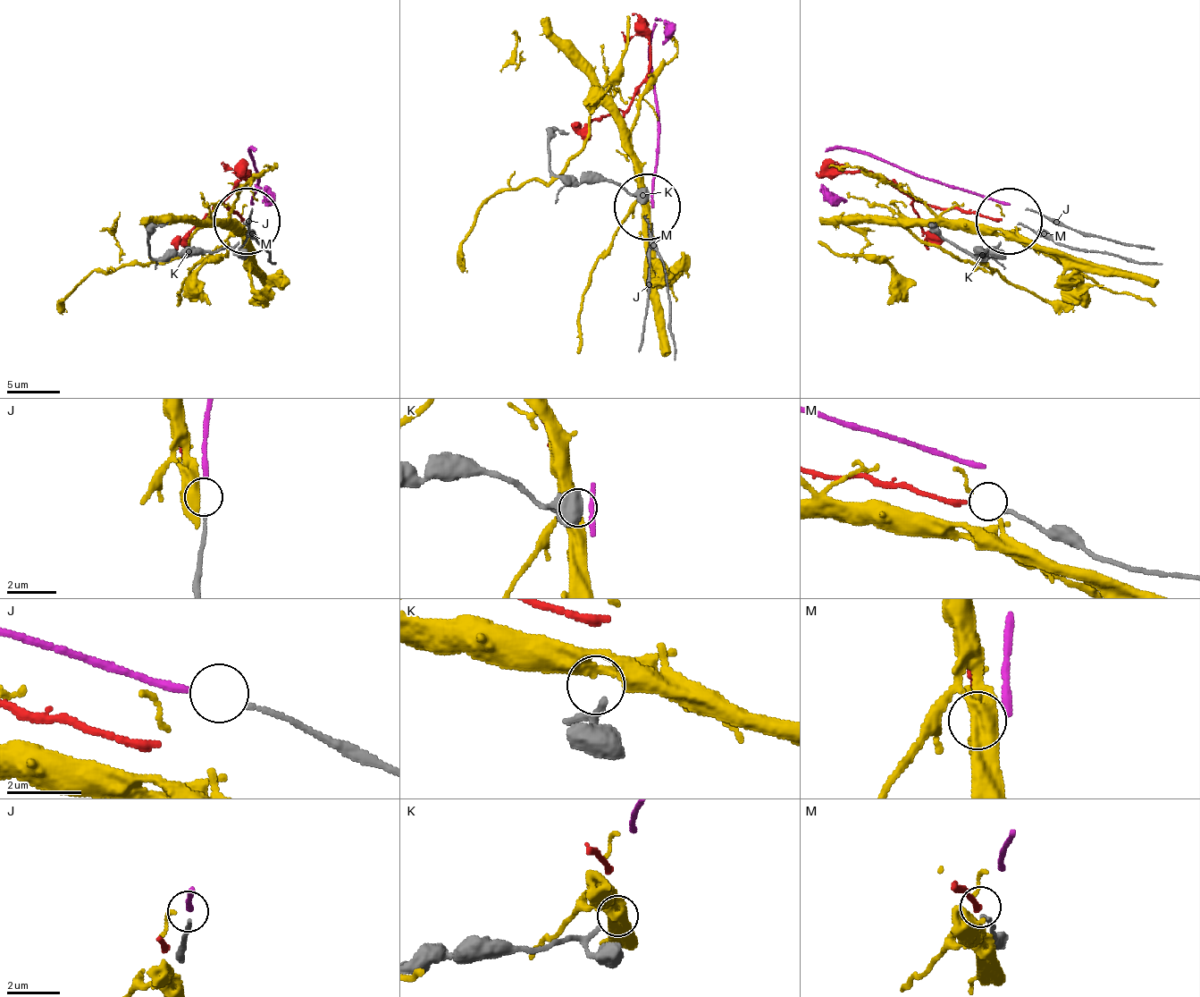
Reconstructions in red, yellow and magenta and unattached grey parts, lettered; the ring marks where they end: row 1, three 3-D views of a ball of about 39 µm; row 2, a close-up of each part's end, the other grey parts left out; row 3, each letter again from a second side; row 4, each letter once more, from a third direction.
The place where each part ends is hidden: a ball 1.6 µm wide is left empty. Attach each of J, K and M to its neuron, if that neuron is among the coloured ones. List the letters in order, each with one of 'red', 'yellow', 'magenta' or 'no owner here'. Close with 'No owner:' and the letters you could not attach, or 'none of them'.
J: magenta
K: no owner here
M: red
No owner: K

